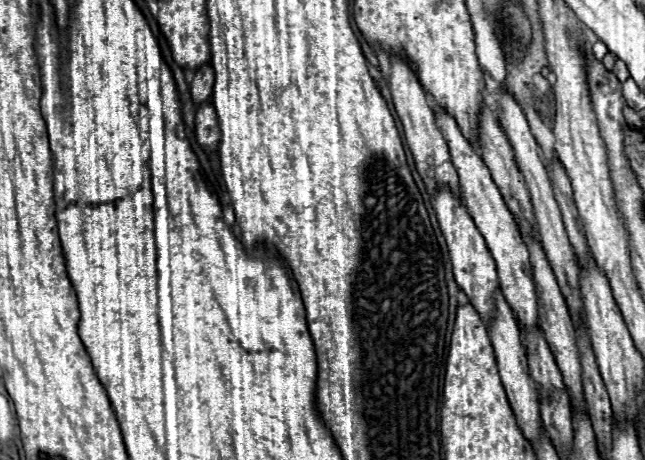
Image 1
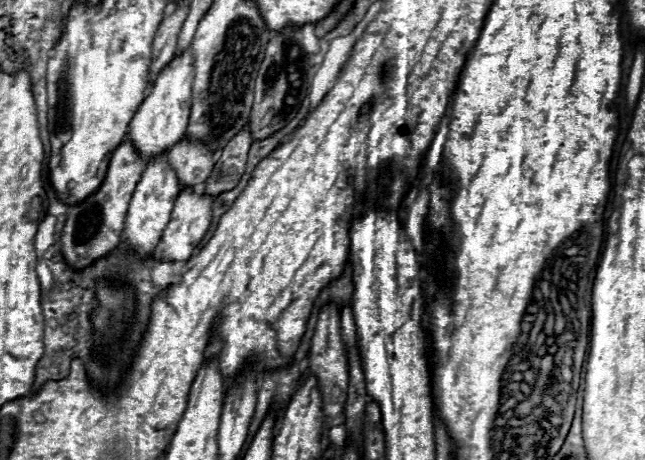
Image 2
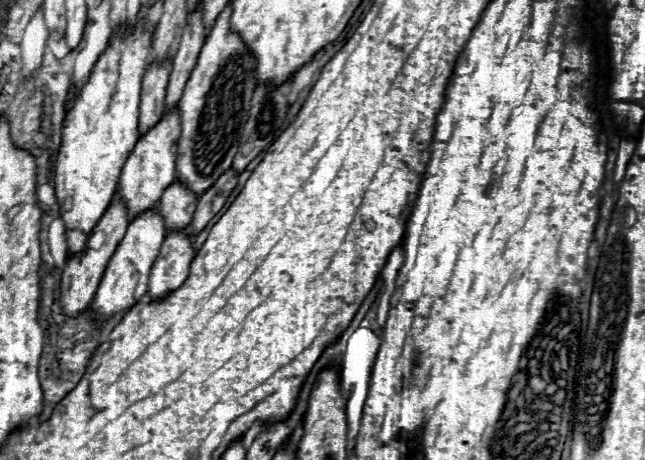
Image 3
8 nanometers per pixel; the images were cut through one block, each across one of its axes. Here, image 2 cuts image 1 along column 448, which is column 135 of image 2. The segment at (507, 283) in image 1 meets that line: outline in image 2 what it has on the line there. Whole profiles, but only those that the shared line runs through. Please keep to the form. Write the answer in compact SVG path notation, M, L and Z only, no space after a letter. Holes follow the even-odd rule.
M188 48L180 58L174 58L156 78L156 84L150 88L148 96L140 104L138 112L134 114L130 122L130 140L140 152L140 156L150 162L154 156L170 150L178 140L184 138L188 116L190 116L190 104L192 104L192 50Z

